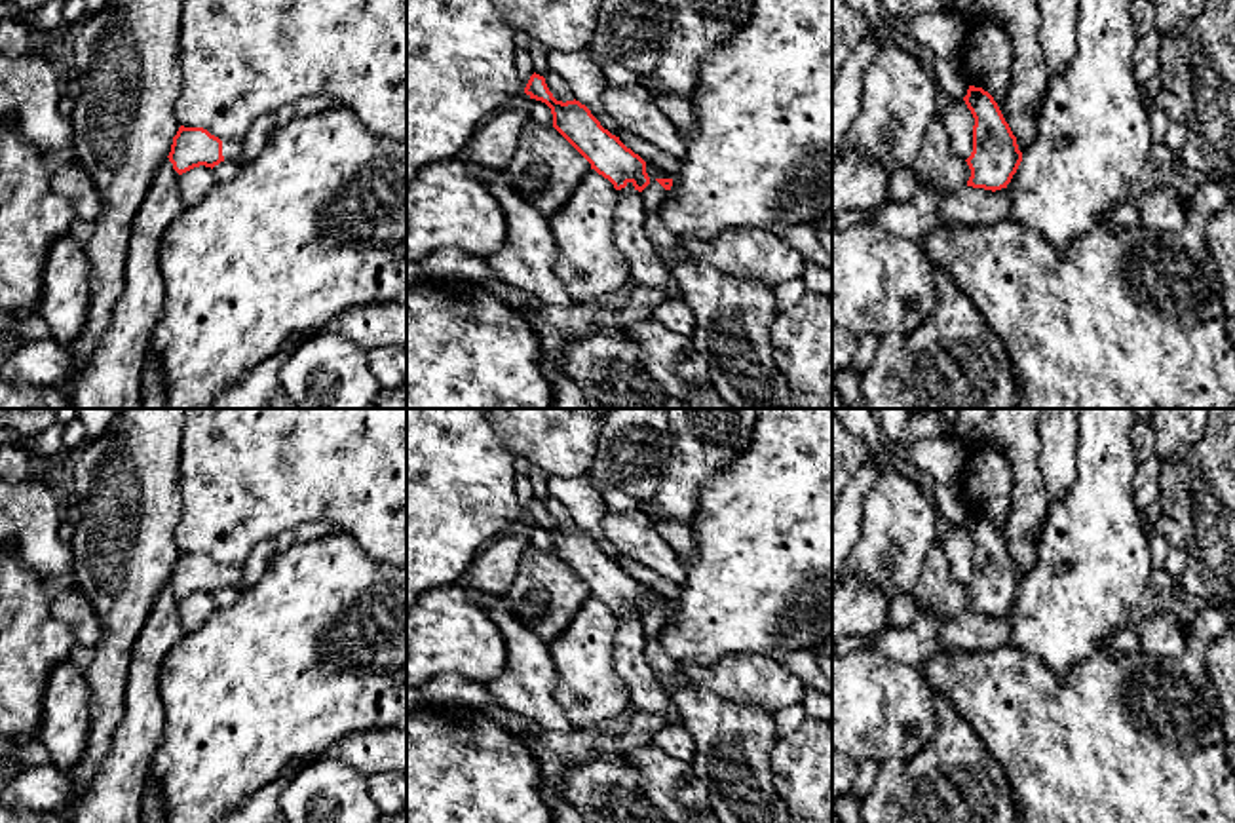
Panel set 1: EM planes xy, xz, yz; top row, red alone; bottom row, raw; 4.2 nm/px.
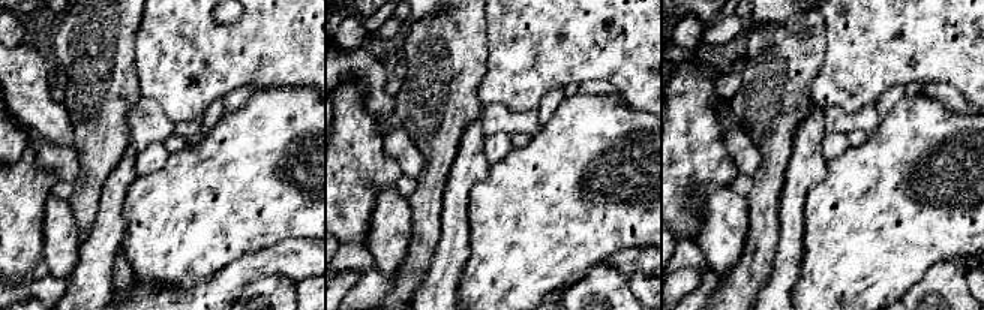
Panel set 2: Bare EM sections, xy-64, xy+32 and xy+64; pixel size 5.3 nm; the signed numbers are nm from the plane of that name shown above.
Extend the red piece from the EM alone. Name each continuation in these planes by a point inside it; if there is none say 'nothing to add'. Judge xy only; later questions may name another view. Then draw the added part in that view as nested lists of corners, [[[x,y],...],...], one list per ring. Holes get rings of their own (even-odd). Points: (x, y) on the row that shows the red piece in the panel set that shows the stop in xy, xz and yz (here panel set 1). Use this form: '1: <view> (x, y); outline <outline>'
1: xy (230, 149); outline [[[222,141],[222,156],[226,162],[239,162],[241,158],[241,141]]]

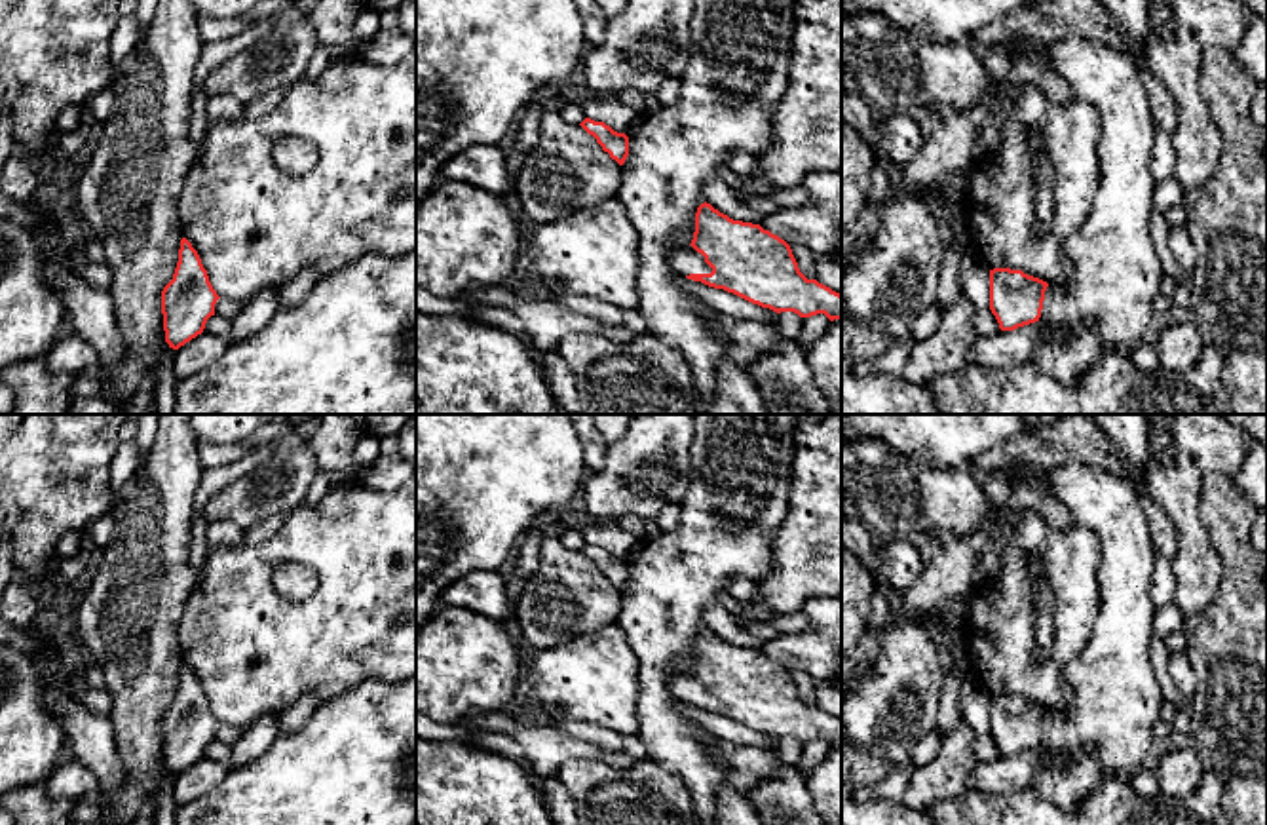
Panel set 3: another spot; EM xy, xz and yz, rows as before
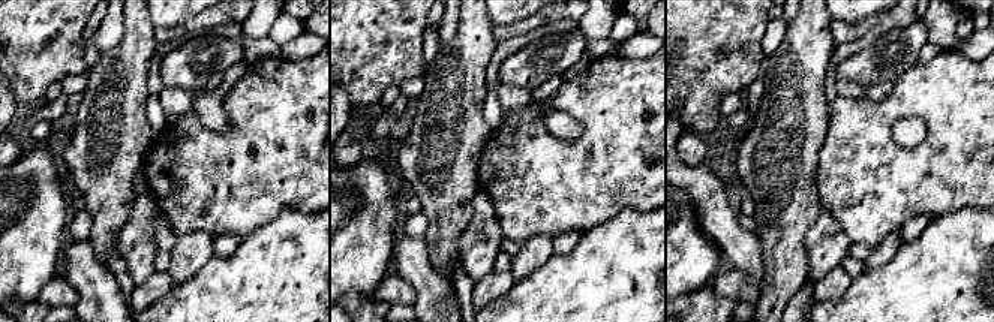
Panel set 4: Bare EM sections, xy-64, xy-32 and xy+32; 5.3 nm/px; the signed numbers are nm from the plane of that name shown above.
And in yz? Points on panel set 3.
nothing to add

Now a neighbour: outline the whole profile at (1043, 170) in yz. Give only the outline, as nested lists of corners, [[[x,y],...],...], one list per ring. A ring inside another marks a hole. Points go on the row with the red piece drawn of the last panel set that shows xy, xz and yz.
[[[1035,131],[1030,133],[1030,146],[1035,158],[1037,171],[1037,226],[1035,232],[1041,236],[1052,219],[1052,169],[1041,156],[1041,141]]]

